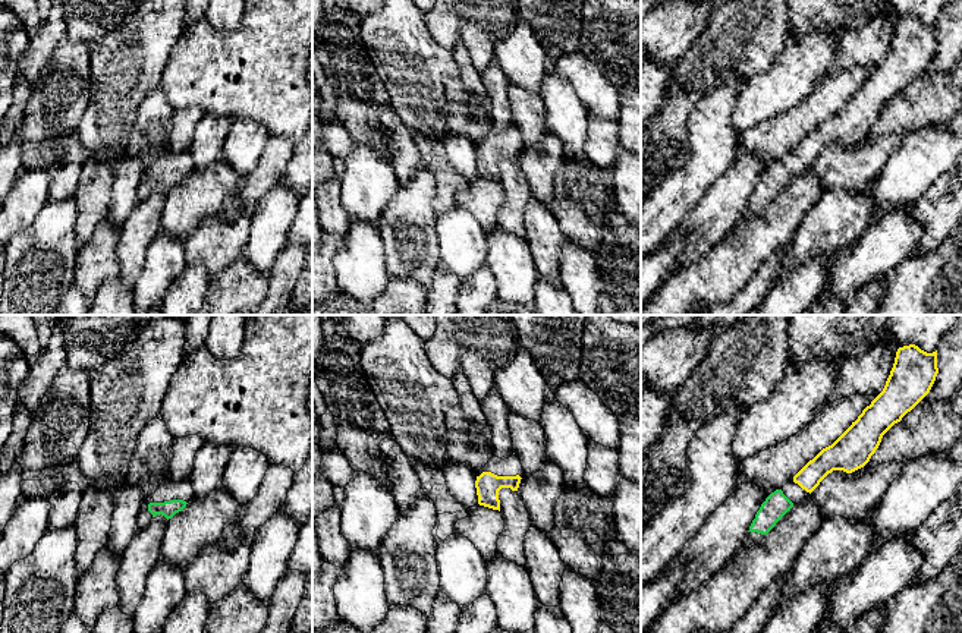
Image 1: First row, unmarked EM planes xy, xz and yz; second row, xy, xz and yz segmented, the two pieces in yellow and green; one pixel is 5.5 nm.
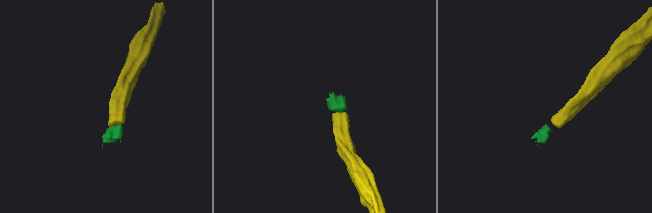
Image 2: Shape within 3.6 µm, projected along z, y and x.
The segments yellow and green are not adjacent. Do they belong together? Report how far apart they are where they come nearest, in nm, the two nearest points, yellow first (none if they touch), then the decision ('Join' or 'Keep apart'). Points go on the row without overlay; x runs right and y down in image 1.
Distance 90 nm. Across: yz (794, 153), (782, 163). Join

